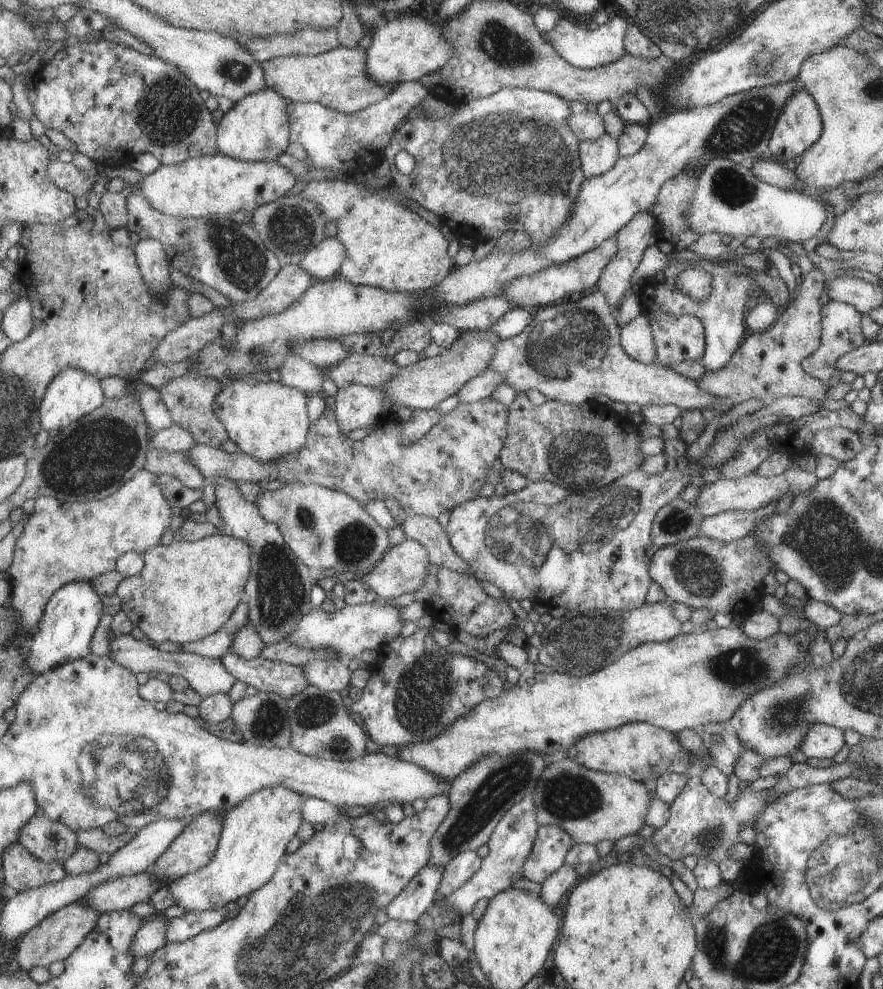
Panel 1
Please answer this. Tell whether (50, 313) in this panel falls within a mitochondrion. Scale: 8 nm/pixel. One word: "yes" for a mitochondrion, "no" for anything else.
no

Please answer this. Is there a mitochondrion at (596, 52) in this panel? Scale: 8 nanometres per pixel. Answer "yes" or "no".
no

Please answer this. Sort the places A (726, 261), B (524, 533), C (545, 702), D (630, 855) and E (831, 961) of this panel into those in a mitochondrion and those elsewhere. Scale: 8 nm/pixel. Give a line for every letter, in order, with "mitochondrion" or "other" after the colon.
A: other
B: mitochondrion
C: other
D: other
E: other

